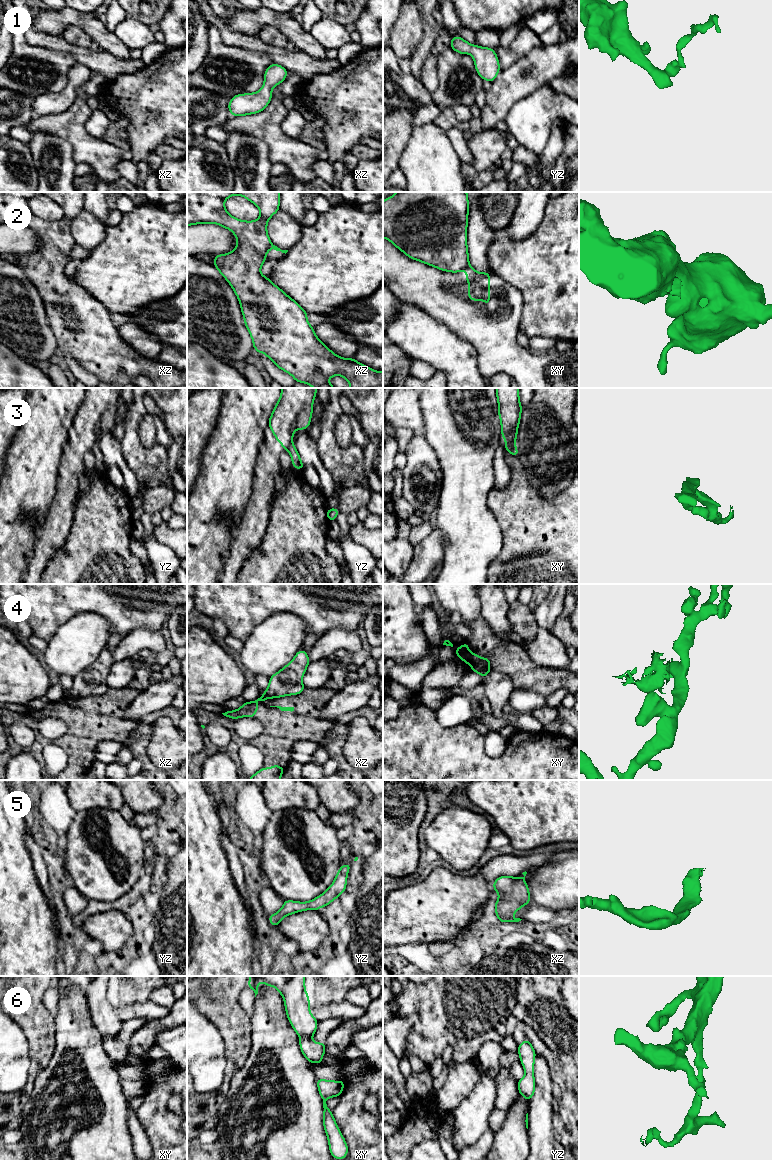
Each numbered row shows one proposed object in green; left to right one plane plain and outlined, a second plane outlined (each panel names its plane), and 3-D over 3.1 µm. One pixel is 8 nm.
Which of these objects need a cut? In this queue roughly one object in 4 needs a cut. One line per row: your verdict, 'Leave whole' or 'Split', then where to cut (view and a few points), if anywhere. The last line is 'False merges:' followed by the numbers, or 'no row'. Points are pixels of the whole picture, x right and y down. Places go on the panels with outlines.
1: Leave whole. No split
2: Split. Split along xy (468, 264), (464, 268)
3: Split. Split along xy (514, 442), (505, 447)
4: Split. Split along xy (467, 652), (464, 658), (468, 662)
5: Leave whole. No split
6: Leave whole. No split
False merges: 2, 3, 4

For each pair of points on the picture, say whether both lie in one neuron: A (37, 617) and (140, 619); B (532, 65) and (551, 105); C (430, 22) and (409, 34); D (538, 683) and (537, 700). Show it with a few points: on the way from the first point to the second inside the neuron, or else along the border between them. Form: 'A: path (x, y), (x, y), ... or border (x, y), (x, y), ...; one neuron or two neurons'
A: path (63, 603), (114, 603); one neuron
B: border (543, 86), (522, 98); two neurons
C: border (418, 10), (422, 25), (422, 39), (414, 49); two neurons
D: border (515, 688), (531, 689), (545, 698); two neurons

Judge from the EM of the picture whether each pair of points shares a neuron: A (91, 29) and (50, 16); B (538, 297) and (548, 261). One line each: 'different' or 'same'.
A: same
B: same

